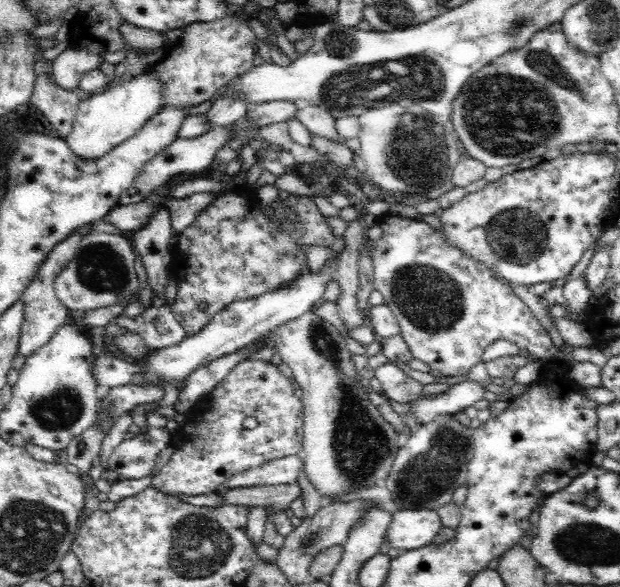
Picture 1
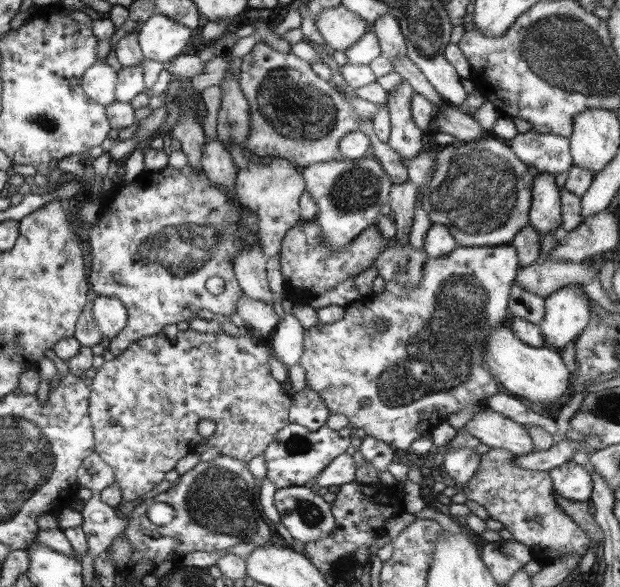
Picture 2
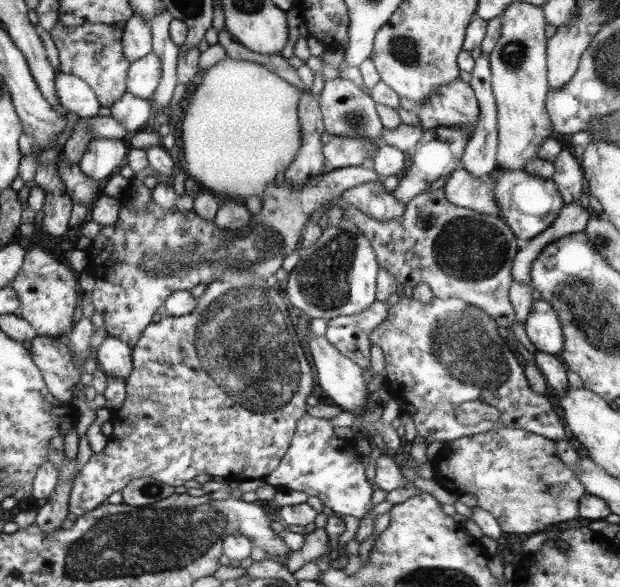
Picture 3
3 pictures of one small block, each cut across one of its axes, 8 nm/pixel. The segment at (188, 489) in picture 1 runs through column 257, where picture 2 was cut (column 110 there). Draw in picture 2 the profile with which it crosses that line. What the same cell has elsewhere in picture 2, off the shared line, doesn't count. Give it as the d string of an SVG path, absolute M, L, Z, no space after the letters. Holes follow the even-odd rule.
M240 329L238 332L240 336L237 338L224 334L223 331L218 334L201 334L194 332L193 330L179 330L173 338L169 340L161 332L154 336L147 336L141 338L139 341L133 342L124 352L121 352L119 356L115 356L111 360L104 361L102 365L95 371L95 375L91 378L90 393L88 397L88 418L91 421L91 427L93 427L93 440L94 440L94 453L99 455L99 458L111 467L114 472L115 484L120 488L121 501L118 506L115 506L115 514L123 516L131 500L139 498L141 494L145 494L148 490L151 490L153 486L159 484L165 476L165 472L173 470L175 463L179 458L183 458L185 454L194 452L197 446L203 446L205 448L217 448L218 454L223 456L229 456L229 458L235 458L239 462L247 463L251 458L259 456L267 448L267 444L275 438L275 434L280 428L283 428L288 423L288 409L291 407L290 398L283 393L281 385L273 379L271 372L269 371L269 364L267 358L269 358L269 350L266 344L258 340L251 331ZM200 420L210 420L215 424L215 431L207 437L207 441L203 439L197 433L197 423Z

